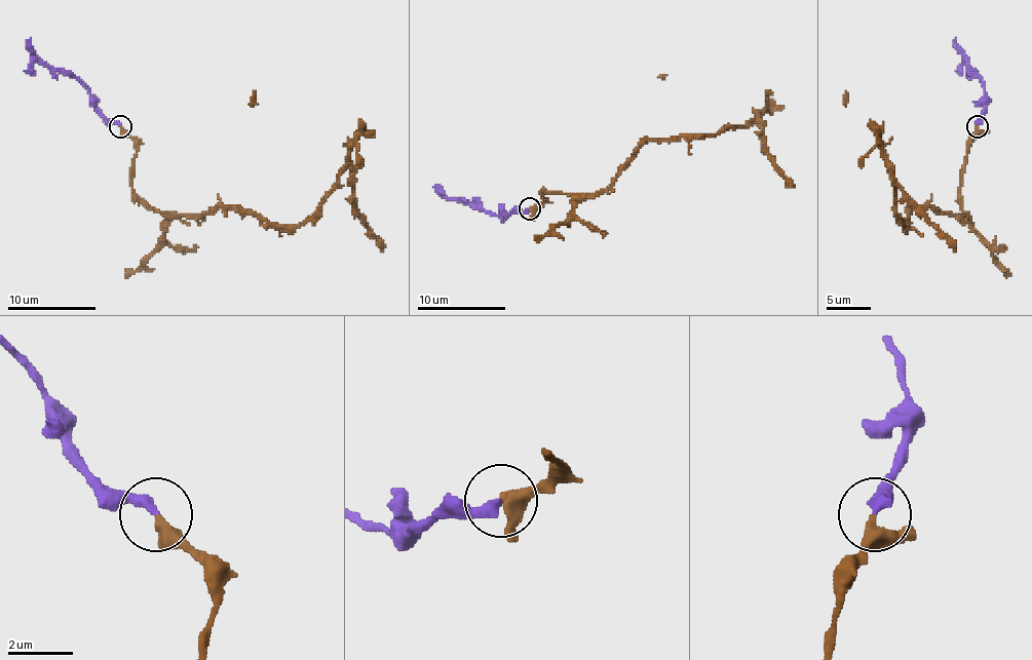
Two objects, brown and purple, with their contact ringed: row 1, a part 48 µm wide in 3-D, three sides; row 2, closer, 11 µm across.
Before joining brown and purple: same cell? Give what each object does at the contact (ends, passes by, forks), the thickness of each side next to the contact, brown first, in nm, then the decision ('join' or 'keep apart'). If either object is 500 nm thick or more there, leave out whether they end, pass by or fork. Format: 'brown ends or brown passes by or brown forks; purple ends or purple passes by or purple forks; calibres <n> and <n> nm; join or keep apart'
brown passes by; purple ends; calibres 320 and 320 nm; join

